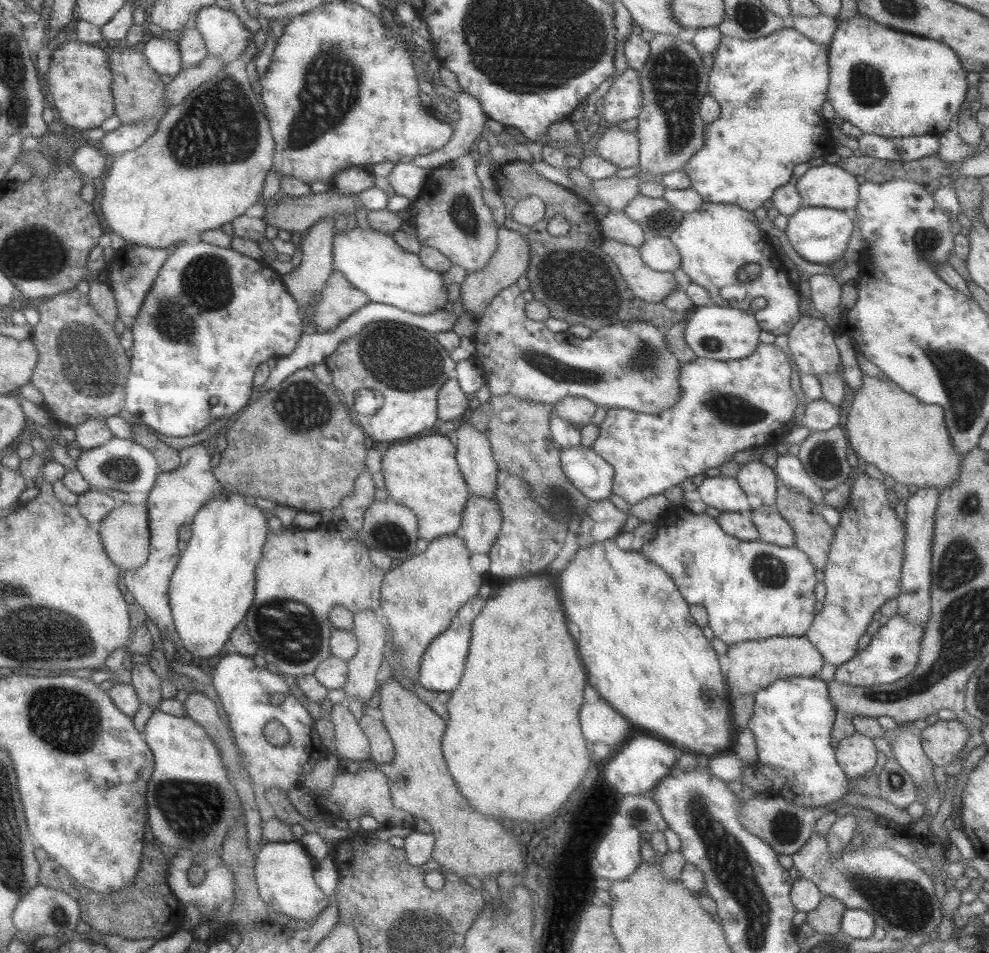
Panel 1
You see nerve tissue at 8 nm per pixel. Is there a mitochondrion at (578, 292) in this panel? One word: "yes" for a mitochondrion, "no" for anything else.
yes

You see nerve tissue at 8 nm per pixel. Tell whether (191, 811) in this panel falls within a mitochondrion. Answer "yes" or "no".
yes

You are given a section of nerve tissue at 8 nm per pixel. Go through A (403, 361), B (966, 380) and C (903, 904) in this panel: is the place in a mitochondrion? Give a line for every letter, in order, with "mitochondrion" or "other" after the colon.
A: mitochondrion
B: mitochondrion
C: mitochondrion

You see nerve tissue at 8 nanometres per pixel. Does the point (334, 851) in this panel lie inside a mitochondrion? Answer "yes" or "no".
no

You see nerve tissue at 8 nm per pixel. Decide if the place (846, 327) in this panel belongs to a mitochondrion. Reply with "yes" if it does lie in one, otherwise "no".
no

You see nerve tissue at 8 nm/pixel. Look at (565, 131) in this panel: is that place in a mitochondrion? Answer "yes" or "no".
no

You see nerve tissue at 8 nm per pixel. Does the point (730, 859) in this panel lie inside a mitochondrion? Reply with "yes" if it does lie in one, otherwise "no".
yes

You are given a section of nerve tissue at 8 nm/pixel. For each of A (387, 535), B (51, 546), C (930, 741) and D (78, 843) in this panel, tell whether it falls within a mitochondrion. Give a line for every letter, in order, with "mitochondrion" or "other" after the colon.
A: mitochondrion
B: other
C: other
D: other

